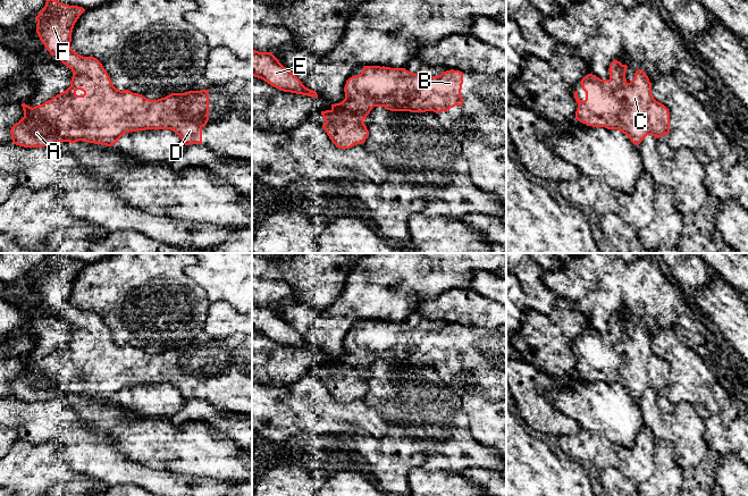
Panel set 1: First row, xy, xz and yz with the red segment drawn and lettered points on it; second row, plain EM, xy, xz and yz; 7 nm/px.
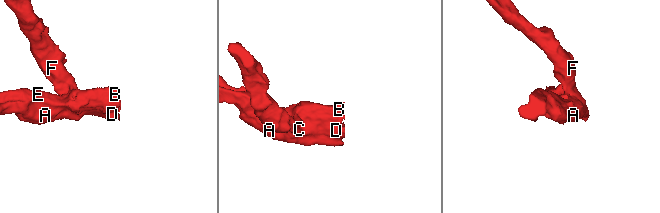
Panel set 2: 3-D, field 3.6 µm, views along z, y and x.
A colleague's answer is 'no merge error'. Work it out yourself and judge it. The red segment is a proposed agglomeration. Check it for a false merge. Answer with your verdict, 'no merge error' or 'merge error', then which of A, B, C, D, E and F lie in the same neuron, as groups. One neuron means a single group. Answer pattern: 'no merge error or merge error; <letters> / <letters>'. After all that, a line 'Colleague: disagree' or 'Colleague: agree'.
no merge error; A B C D E F
Colleague: agree

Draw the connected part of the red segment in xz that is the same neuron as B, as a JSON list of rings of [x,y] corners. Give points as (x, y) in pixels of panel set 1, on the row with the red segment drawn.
[[[363,66],[360,75],[352,76],[346,81],[345,99],[339,103],[331,104],[330,110],[321,111],[326,121],[322,128],[337,148],[350,149],[364,143],[368,138],[369,131],[363,120],[373,107],[385,107],[390,111],[434,111],[436,114],[447,111],[455,106],[462,107],[462,84],[463,73],[454,69],[446,70],[438,76],[425,76],[407,72],[405,68]]]

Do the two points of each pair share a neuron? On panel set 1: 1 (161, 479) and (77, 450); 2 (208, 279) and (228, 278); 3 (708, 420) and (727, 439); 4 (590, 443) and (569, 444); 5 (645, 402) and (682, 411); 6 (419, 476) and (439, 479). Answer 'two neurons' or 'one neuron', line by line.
1: one neuron
2: one neuron
3: one neuron
4: one neuron
5: one neuron
6: one neuron

